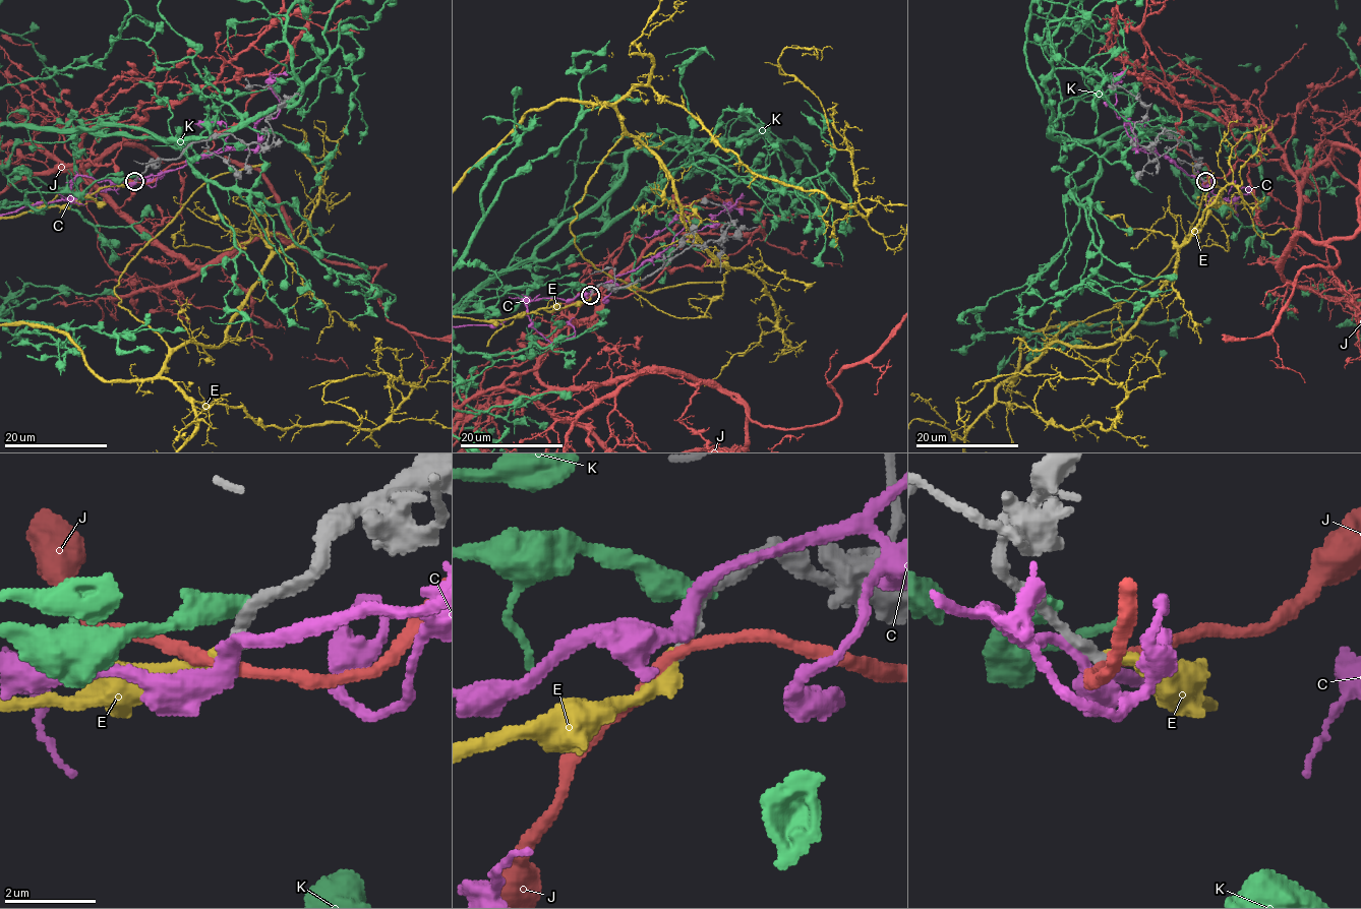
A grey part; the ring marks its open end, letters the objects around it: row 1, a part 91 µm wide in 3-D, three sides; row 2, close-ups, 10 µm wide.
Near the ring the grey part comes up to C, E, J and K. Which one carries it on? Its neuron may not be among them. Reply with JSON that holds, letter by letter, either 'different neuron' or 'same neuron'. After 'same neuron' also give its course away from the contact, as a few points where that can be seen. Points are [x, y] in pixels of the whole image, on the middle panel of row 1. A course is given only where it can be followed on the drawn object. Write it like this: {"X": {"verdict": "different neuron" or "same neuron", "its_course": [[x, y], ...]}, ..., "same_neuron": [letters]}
{"C": {"verdict": "different neuron"}, "E": {"verdict": "same neuron"}, "J": {"verdict": "different neuron"}, "K": {"verdict": "different neuron"}, "same_neuron": ["E"]}

